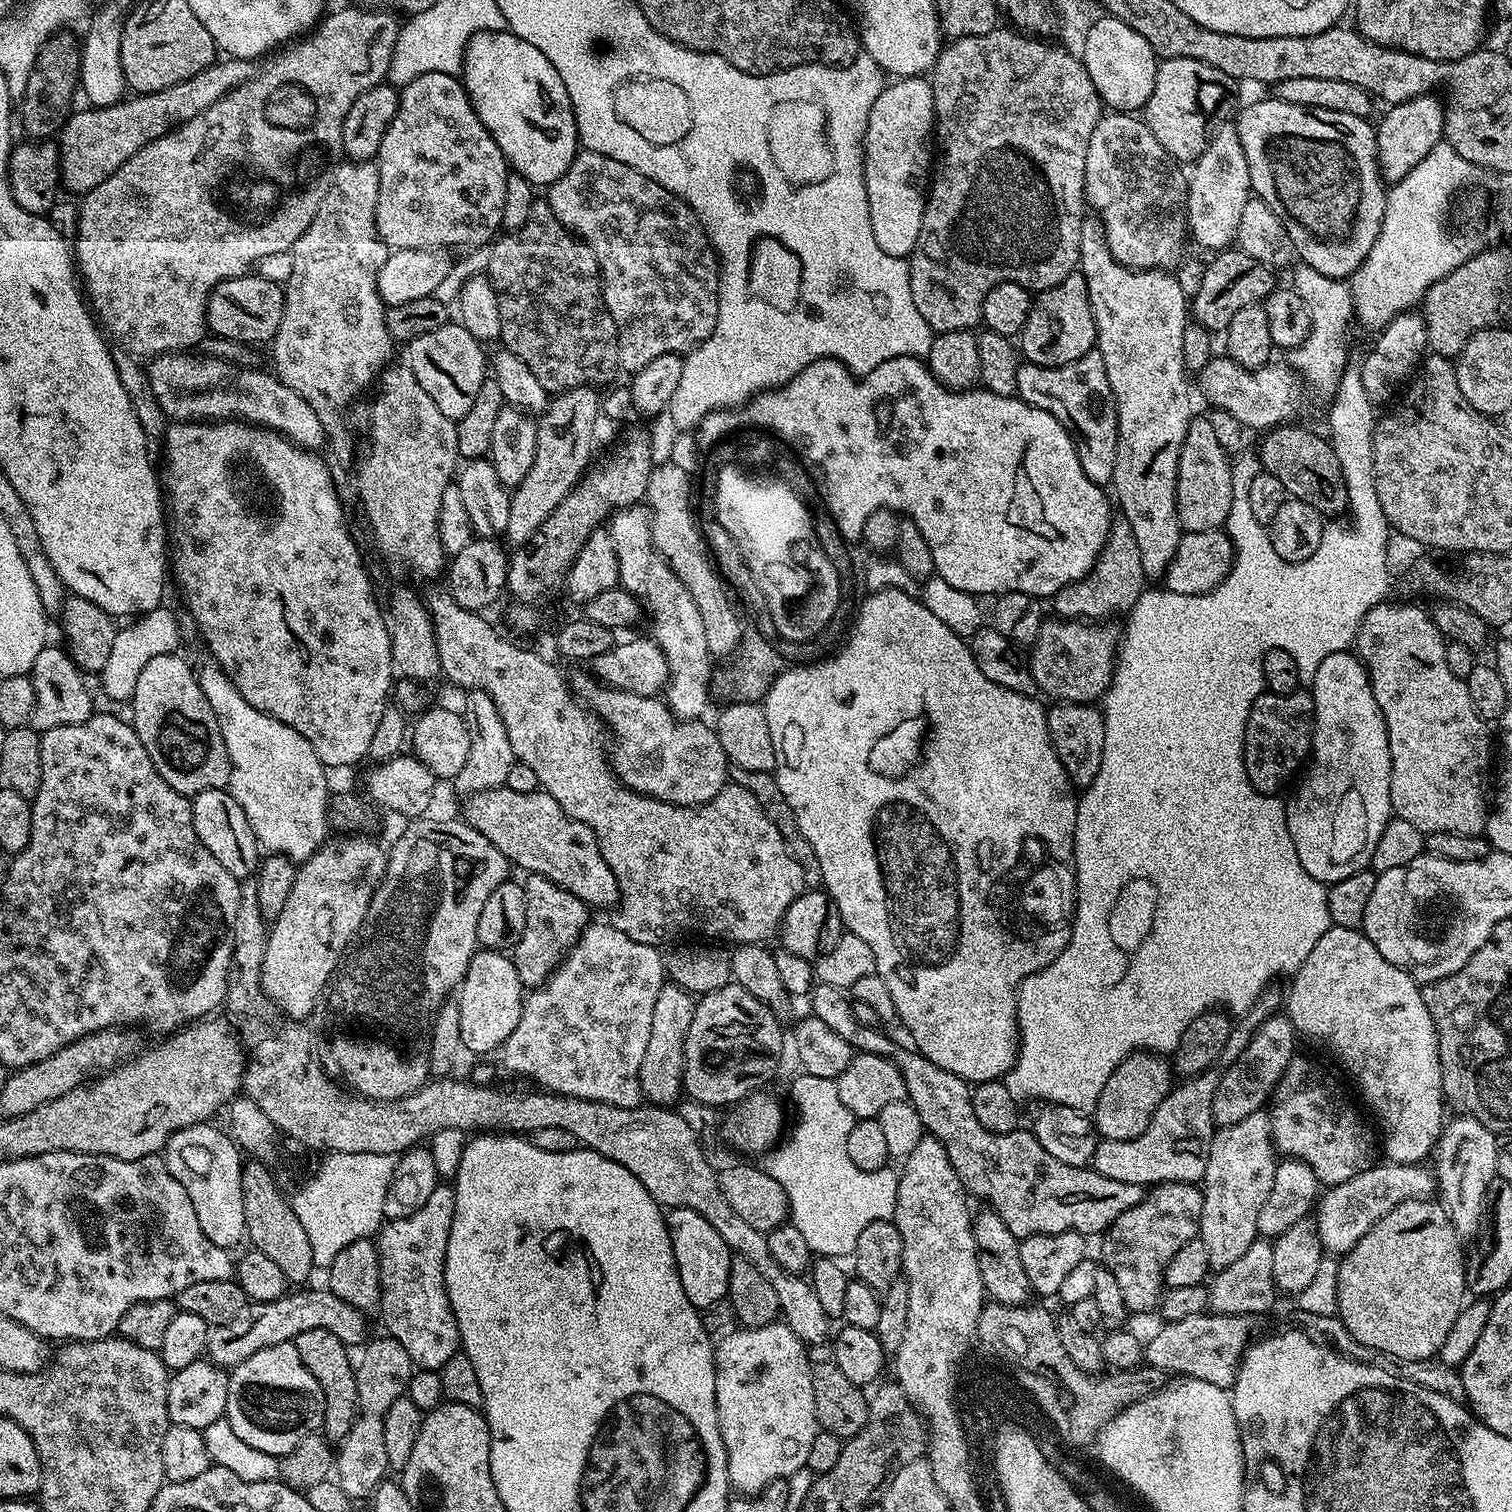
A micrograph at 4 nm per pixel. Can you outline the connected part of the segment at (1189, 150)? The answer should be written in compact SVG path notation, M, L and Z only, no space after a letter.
M1194 58L1160 60L1156 65L1154 94L1150 94L1150 98L1144 104L1142 119L1150 126L1150 134L1154 134L1158 142L1162 142L1162 146L1173 160L1195 162L1206 150L1219 124L1229 119L1228 111L1232 108L1236 88L1238 88L1238 81L1230 78L1230 74L1222 74L1222 70L1214 70L1214 66L1206 66L1206 62L1198 62Z

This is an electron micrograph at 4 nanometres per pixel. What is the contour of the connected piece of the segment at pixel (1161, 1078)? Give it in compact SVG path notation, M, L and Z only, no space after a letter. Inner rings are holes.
M1137 1050L1121 1062L1106 1078L1102 1094L1094 1109L1094 1123L1097 1133L1105 1140L1133 1140L1150 1126L1154 1110L1174 1087L1174 1069L1163 1055Z

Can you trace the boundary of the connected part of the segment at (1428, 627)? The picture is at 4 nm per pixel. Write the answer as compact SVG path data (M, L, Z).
M1381 602L1375 604L1371 610L1362 618L1360 629L1356 631L1354 641L1355 655L1360 657L1364 664L1364 669L1368 671L1370 686L1374 690L1374 698L1378 698L1378 706L1382 710L1382 718L1386 722L1386 734L1388 735L1388 745L1390 746L1390 802L1393 813L1399 819L1411 822L1413 826L1418 826L1422 833L1430 832L1453 832L1454 834L1470 834L1479 836L1484 831L1488 821L1490 811L1490 788L1488 792L1488 767L1492 764L1492 744L1494 748L1494 736L1488 733L1489 721L1479 716L1474 703L1470 698L1467 680L1458 678L1450 674L1450 666L1446 666L1446 654L1444 646L1445 636L1440 632L1438 626L1432 621L1431 615L1420 608L1415 608L1412 604L1388 604Z

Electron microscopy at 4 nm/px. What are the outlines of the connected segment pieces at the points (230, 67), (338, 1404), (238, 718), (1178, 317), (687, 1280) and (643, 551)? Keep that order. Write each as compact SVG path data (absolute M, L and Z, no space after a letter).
M220 58L206 70L198 70L194 78L186 78L186 82L178 82L161 92L136 94L131 97L133 100L125 98L105 108L84 106L81 112L73 111L58 133L61 185L77 194L94 190L98 182L106 182L126 158L142 150L149 140L166 135L177 121L183 122L202 114L202 110L210 110L214 102L242 86L257 71L253 61Z
M306 1330L306 1334L298 1334L294 1343L298 1350L298 1358L302 1358L306 1370L310 1370L310 1374L314 1374L314 1378L318 1378L318 1386L322 1386L322 1398L326 1402L322 1425L323 1435L327 1436L329 1441L341 1442L352 1428L359 1402L358 1387L355 1385L354 1360L348 1357L349 1345L334 1338L334 1334L330 1334L330 1330Z
M205 658L200 665L198 663L195 665L194 671L198 686L202 686L202 694L206 694L206 702L210 702L214 710L214 718L218 718L218 730L222 730L222 742L226 742L226 754L232 763L228 788L238 802L238 806L246 810L246 818L257 840L260 841L261 849L272 854L288 856L297 862L310 859L330 836L328 826L329 773L324 763L318 758L318 754L314 754L314 746L310 746L310 742L306 742L306 738L302 738L298 730L286 726L286 722L278 722L278 718L262 710L254 710L254 706L250 706L250 702L242 698L234 682L230 682L228 675L220 669L215 660Z
M1085 219L1082 226L1082 242L1080 243L1080 262L1078 270L1086 278L1086 290L1090 294L1090 310L1094 314L1094 326L1096 327L1096 348L1102 354L1102 362L1106 362L1106 378L1110 378L1110 390L1116 395L1116 417L1118 418L1118 442L1116 443L1116 461L1114 462L1114 474L1112 475L1111 487L1116 488L1114 500L1120 503L1119 511L1130 522L1130 530L1134 530L1134 538L1138 542L1138 554L1142 558L1142 570L1149 581L1156 582L1167 572L1174 554L1178 550L1178 542L1182 535L1178 510L1176 509L1176 479L1178 478L1178 458L1182 454L1182 442L1186 438L1188 423L1192 421L1194 409L1192 409L1192 396L1188 393L1189 373L1185 371L1182 354L1182 334L1190 323L1190 304L1184 300L1184 288L1172 277L1173 273L1159 268L1127 268L1125 264L1119 264L1110 254L1110 246L1104 237L1104 227L1099 219Z
M669 1208L666 1212L670 1242L674 1246L674 1262L678 1274L682 1278L682 1290L686 1290L686 1298L697 1308L703 1310L714 1306L714 1302L725 1299L728 1294L730 1278L730 1262L734 1254L722 1242L722 1234L689 1208Z
M644 506L621 508L612 513L606 527L618 554L619 587L625 588L640 601L643 611L652 619L651 639L666 654L668 682L666 703L681 720L700 720L710 701L710 685L714 671L714 657L706 646L702 614L694 606L692 595L674 574L667 560L660 555L652 541L654 520Z

